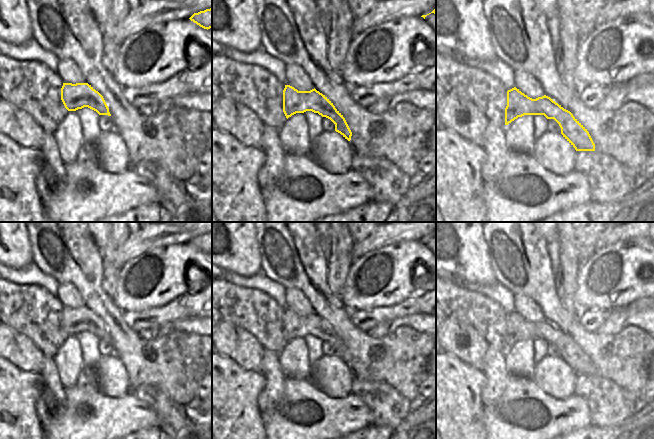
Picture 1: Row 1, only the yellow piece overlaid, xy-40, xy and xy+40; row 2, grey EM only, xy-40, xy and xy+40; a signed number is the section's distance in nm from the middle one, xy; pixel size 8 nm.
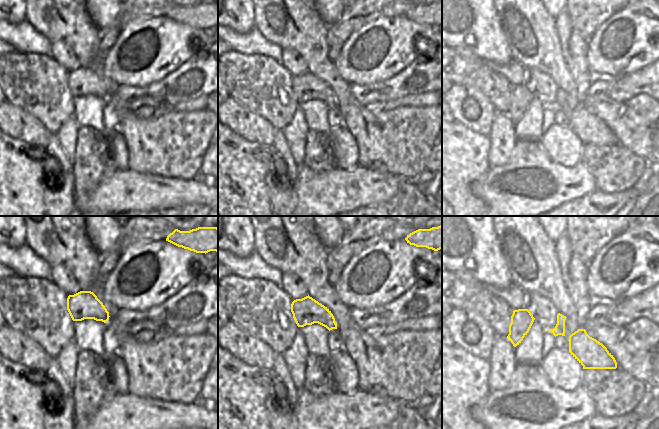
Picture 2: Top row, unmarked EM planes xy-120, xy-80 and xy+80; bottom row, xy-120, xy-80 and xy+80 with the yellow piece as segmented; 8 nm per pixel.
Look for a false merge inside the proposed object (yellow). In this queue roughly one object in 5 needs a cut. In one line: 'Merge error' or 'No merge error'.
No merge error.

